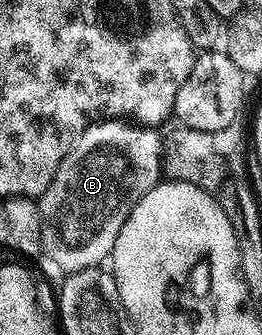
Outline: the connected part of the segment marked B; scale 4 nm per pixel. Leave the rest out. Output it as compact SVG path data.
M104 120L95 122L69 148L61 160L49 188L39 195L41 212L41 240L43 254L51 257L63 272L84 270L106 263L111 257L117 236L129 220L129 212L157 183L161 181L163 138L158 129L141 126L130 120Z

